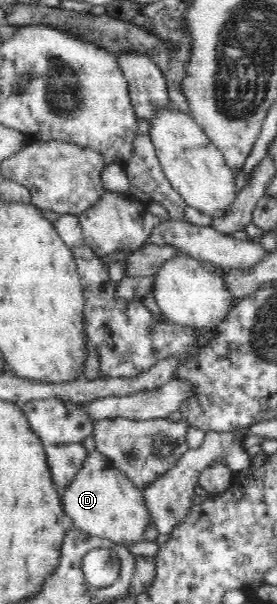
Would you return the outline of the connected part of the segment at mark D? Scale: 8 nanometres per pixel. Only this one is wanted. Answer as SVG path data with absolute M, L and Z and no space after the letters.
M100 451L90 452L84 462L72 482L61 490L61 505L74 529L124 546L142 539L150 522L143 492Z

